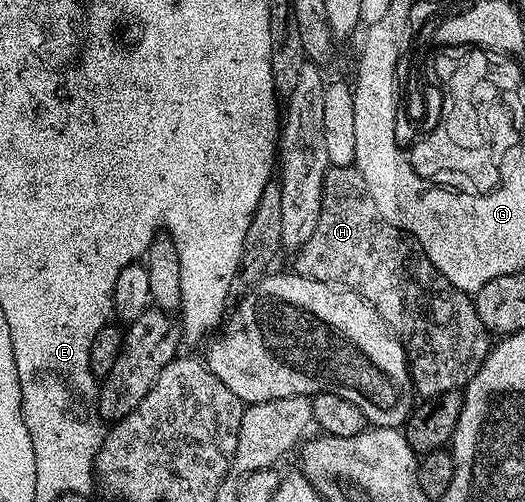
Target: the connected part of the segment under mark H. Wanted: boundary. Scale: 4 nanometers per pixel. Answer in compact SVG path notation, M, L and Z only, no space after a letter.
M352 165L328 167L321 194L321 218L309 242L294 253L296 273L317 282L333 284L355 292L368 300L377 314L387 323L396 338L403 344L407 355L407 369L411 371L411 386L423 398L434 398L462 389L477 374L493 347L492 337L481 322L475 301L460 288L454 288L429 262L429 258L415 241L397 226L393 226L373 206L366 186L361 183Z

